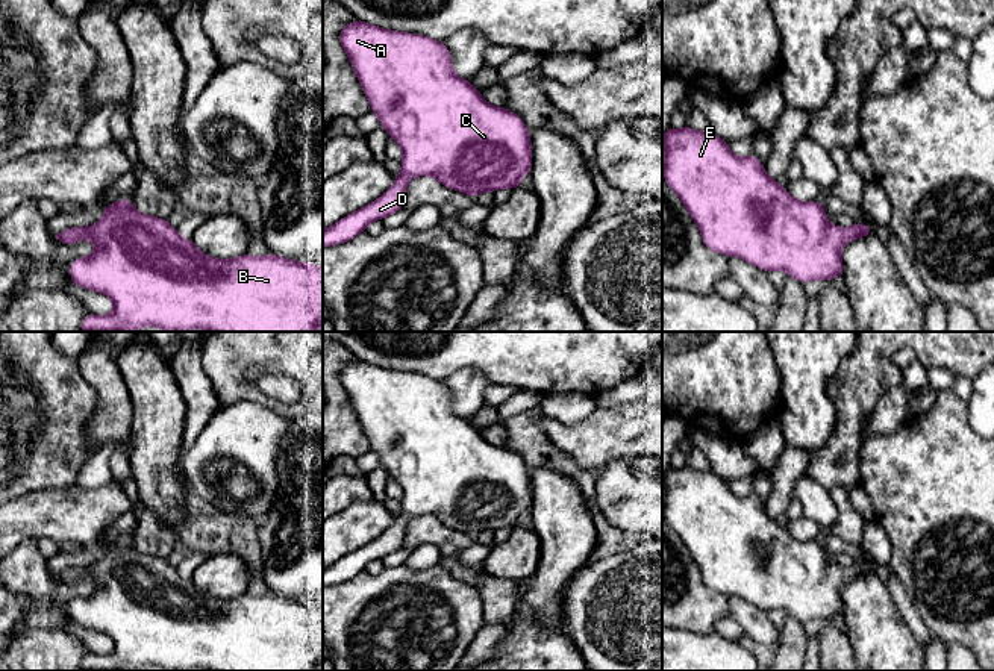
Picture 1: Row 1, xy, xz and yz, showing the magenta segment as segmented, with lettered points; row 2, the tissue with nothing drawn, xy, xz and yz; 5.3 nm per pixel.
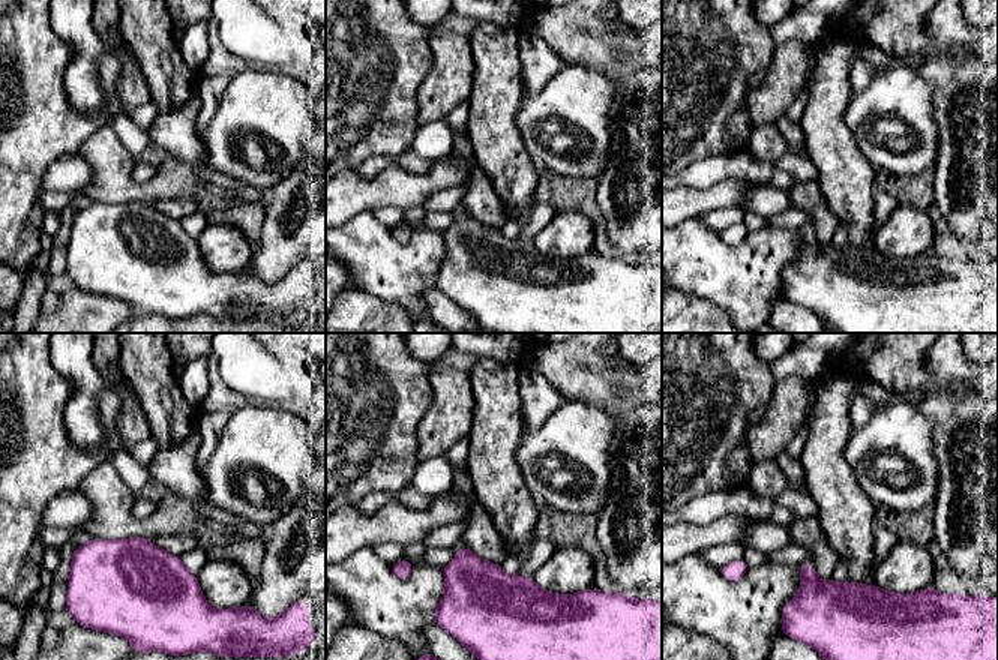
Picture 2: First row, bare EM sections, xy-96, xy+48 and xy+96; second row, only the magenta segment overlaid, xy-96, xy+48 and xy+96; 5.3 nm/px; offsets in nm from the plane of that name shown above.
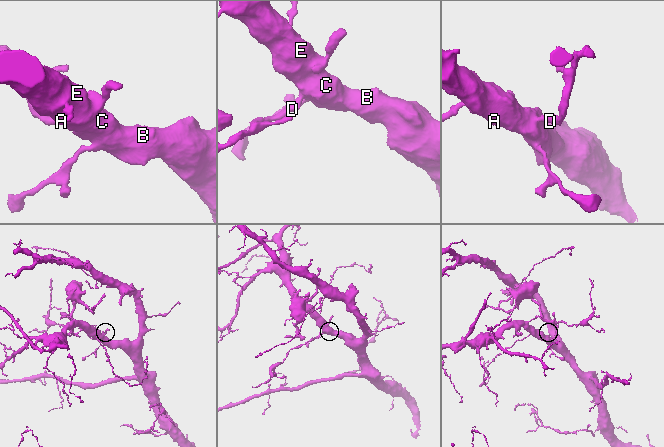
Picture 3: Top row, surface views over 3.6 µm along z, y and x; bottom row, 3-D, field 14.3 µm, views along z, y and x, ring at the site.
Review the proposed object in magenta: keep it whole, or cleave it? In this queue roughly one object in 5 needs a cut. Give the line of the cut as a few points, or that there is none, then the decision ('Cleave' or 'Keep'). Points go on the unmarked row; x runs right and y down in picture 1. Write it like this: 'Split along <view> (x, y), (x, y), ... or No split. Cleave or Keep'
No split. Keep

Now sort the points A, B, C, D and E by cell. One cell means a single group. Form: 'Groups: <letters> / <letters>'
Groups: A B C D E

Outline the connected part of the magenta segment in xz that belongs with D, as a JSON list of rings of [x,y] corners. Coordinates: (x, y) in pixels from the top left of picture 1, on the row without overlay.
[[[358,357],[339,370],[339,380],[371,451],[403,489],[403,512],[395,515],[394,524],[377,539],[323,568],[323,586],[347,582],[365,571],[371,560],[400,550],[414,515],[432,515],[471,538],[483,530],[523,527],[520,520],[532,510],[533,501],[530,471],[517,453],[489,444],[470,420],[455,414],[452,392],[442,380],[380,368]]]

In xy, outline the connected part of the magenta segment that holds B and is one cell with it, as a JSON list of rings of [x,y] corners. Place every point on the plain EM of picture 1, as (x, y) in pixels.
[[[129,536],[103,545],[105,554],[89,566],[55,574],[62,583],[91,579],[95,589],[70,606],[73,623],[111,636],[111,654],[88,653],[83,671],[132,671],[147,665],[165,671],[317,671],[323,663],[323,607],[273,592],[233,598],[203,594],[192,579],[179,574],[168,559],[141,553]]]

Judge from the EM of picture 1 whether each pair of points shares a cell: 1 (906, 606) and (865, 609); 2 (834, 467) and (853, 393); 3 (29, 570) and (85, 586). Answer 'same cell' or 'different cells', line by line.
1: different cells
2: same cell
3: same cell

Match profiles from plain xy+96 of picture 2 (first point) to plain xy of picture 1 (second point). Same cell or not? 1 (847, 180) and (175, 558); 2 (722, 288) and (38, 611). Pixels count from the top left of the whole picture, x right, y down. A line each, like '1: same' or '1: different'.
1: different
2: same

